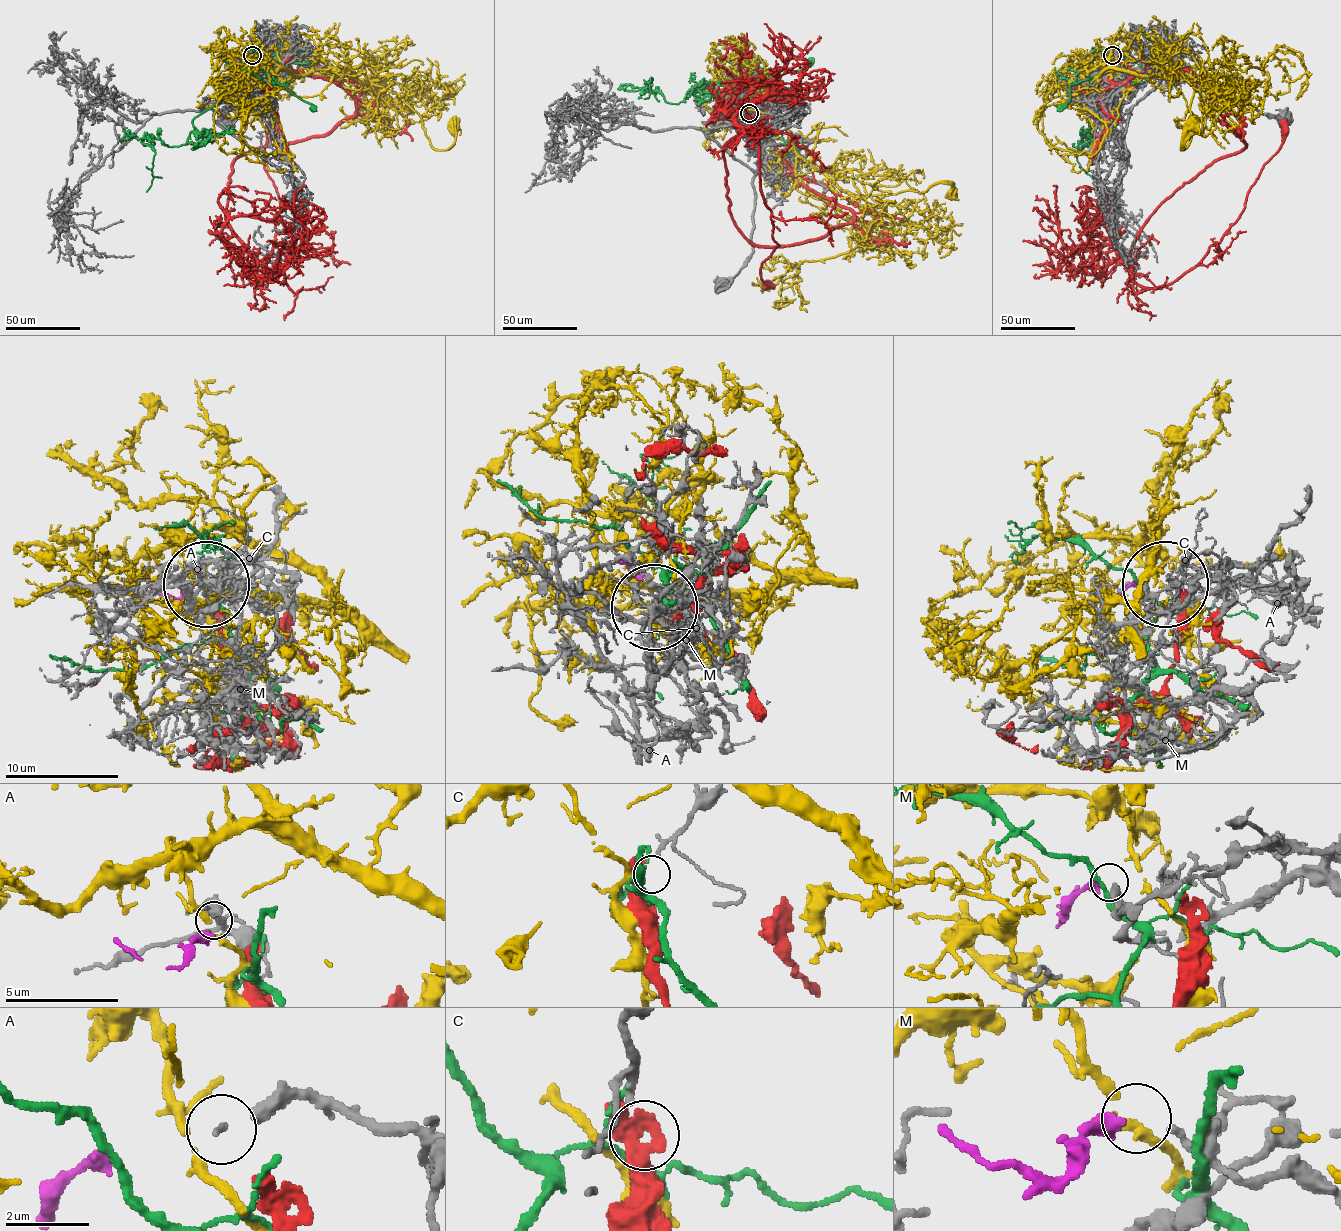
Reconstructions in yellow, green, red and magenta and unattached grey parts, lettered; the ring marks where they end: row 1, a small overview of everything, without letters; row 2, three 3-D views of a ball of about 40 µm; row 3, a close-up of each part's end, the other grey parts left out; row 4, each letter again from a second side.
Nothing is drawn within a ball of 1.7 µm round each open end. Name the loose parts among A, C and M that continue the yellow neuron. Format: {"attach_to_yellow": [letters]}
{"attach_to_yellow": ["A"]}

